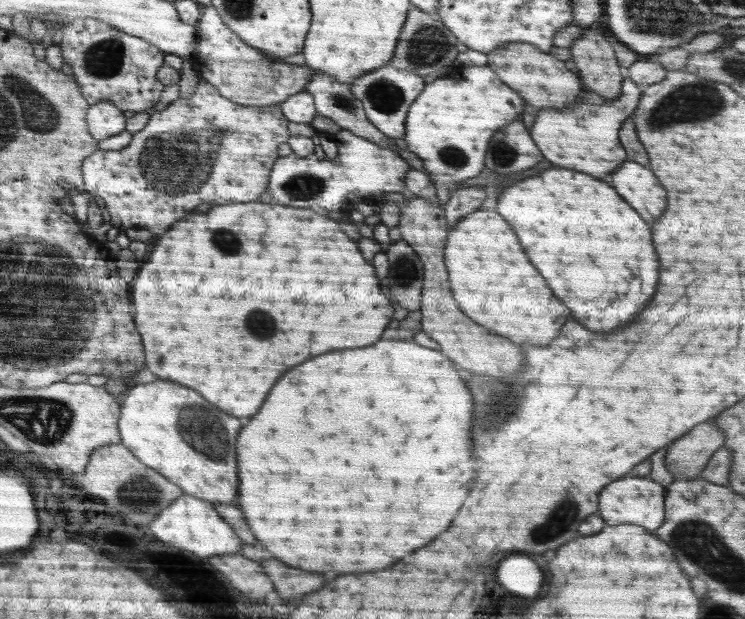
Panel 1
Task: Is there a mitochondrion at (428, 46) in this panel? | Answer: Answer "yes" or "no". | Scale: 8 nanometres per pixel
yes

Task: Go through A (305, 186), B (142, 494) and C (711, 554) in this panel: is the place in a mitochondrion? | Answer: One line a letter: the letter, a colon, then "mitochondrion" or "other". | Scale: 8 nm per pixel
A: mitochondrion
B: mitochondrion
C: mitochondrion

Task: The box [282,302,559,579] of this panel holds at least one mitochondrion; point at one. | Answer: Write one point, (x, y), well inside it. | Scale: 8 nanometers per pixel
(496, 415)

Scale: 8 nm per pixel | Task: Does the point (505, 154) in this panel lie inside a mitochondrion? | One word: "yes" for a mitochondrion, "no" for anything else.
yes

